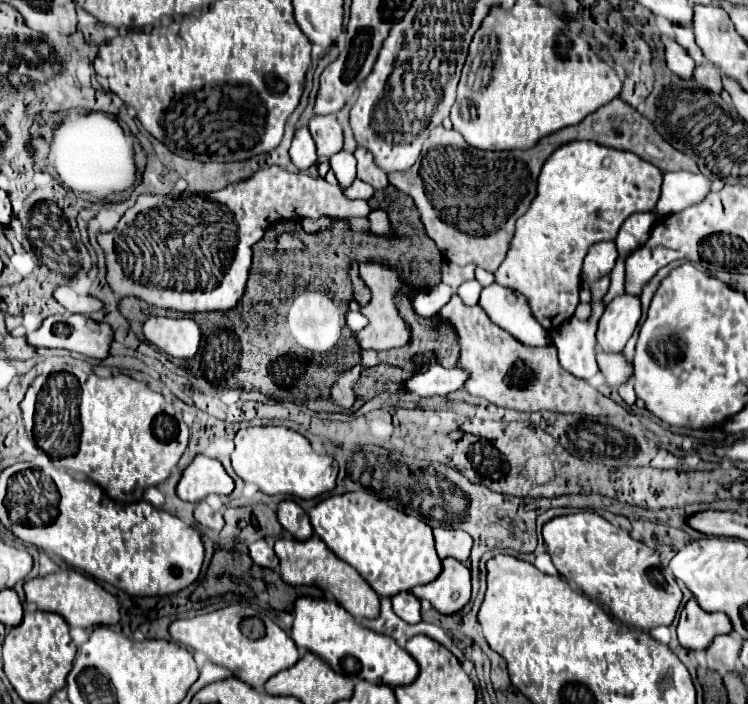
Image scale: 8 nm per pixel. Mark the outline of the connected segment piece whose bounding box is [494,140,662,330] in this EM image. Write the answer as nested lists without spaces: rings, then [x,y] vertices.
[[[574,140],[574,142],[568,142],[568,144],[560,146],[560,148],[546,160],[546,164],[544,164],[544,168],[542,168],[542,172],[540,172],[540,176],[538,176],[538,194],[536,194],[536,198],[534,198],[530,210],[528,210],[522,218],[518,218],[518,222],[516,222],[516,234],[514,234],[512,246],[510,246],[510,250],[508,250],[508,256],[506,256],[506,260],[500,264],[500,268],[494,272],[496,282],[502,284],[502,286],[520,290],[520,292],[528,298],[528,304],[530,304],[530,308],[532,308],[532,314],[544,324],[544,328],[546,328],[546,330],[556,328],[556,326],[554,326],[556,318],[558,318],[558,324],[560,324],[560,318],[562,318],[562,322],[564,322],[566,318],[570,318],[570,316],[574,314],[574,310],[576,310],[576,306],[578,306],[578,288],[580,288],[582,260],[584,260],[588,248],[590,248],[592,244],[596,244],[596,242],[602,242],[602,240],[616,240],[616,234],[618,234],[620,226],[624,224],[624,220],[626,220],[630,214],[636,214],[636,212],[652,212],[652,210],[656,208],[658,198],[660,198],[660,186],[662,186],[662,172],[660,172],[654,164],[650,164],[648,160],[640,158],[640,156],[634,154],[634,152],[616,150],[616,148],[606,148],[606,146],[602,146],[602,144],[598,144],[598,142],[592,142],[592,140]]]

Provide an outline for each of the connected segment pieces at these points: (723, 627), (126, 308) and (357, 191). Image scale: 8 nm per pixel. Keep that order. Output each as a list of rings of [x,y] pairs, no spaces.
[[[692,598],[680,614],[678,640],[684,648],[706,650],[716,636],[728,634],[730,630],[732,630],[732,624],[728,618],[724,618],[724,614],[704,612],[700,610],[698,602]]]
[[[124,298],[124,300],[120,302],[120,310],[122,310],[122,314],[128,318],[128,322],[132,324],[134,332],[140,332],[142,324],[146,322],[146,318],[148,318],[150,312],[152,312],[152,306],[140,302],[138,298]]]
[[[354,180],[354,184],[350,186],[350,188],[346,188],[344,190],[344,194],[348,196],[348,198],[362,198],[362,200],[370,200],[372,198],[372,194],[374,194],[374,188],[372,186],[368,186],[366,182],[362,182],[362,180]]]

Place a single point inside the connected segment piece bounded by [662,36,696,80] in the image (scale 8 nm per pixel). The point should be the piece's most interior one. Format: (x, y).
(677, 58)

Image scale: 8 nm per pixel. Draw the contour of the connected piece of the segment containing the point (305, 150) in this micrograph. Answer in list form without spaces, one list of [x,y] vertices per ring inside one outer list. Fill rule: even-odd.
[[[306,126],[298,128],[296,134],[294,134],[294,140],[292,140],[292,146],[290,146],[290,158],[292,158],[292,164],[298,170],[308,170],[316,162],[314,140],[312,140],[310,130]]]

